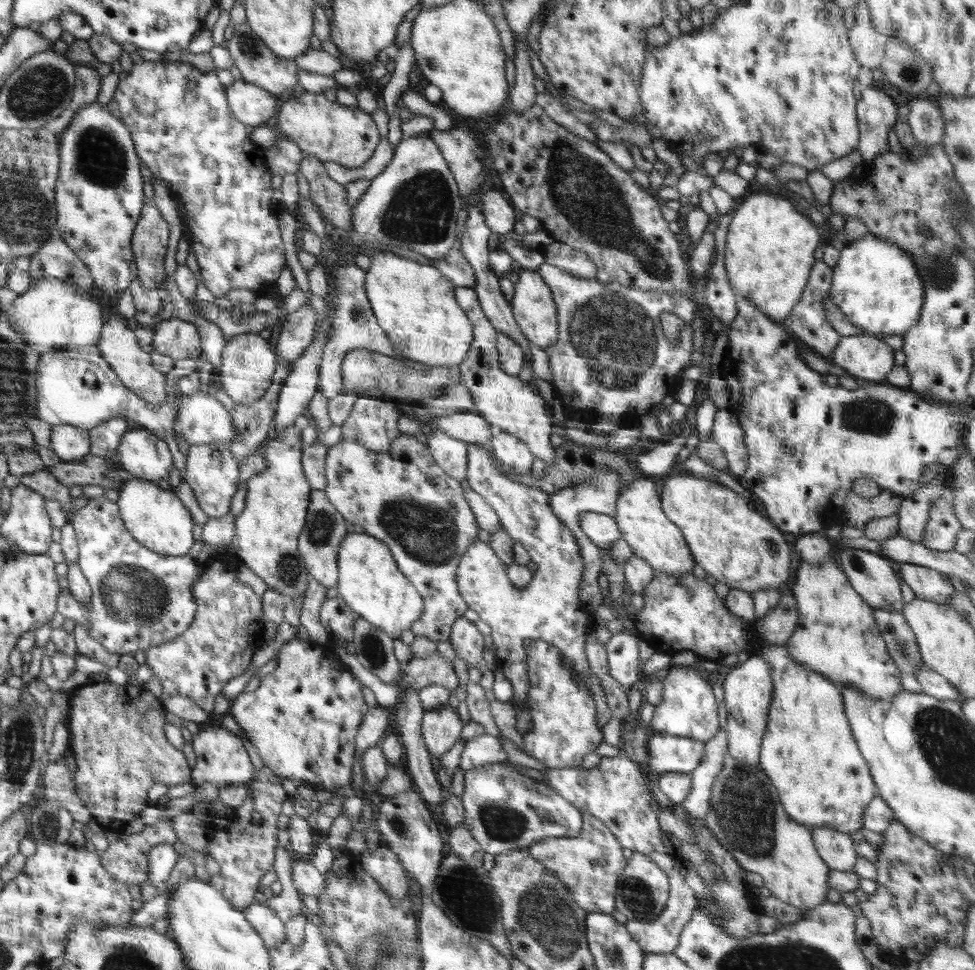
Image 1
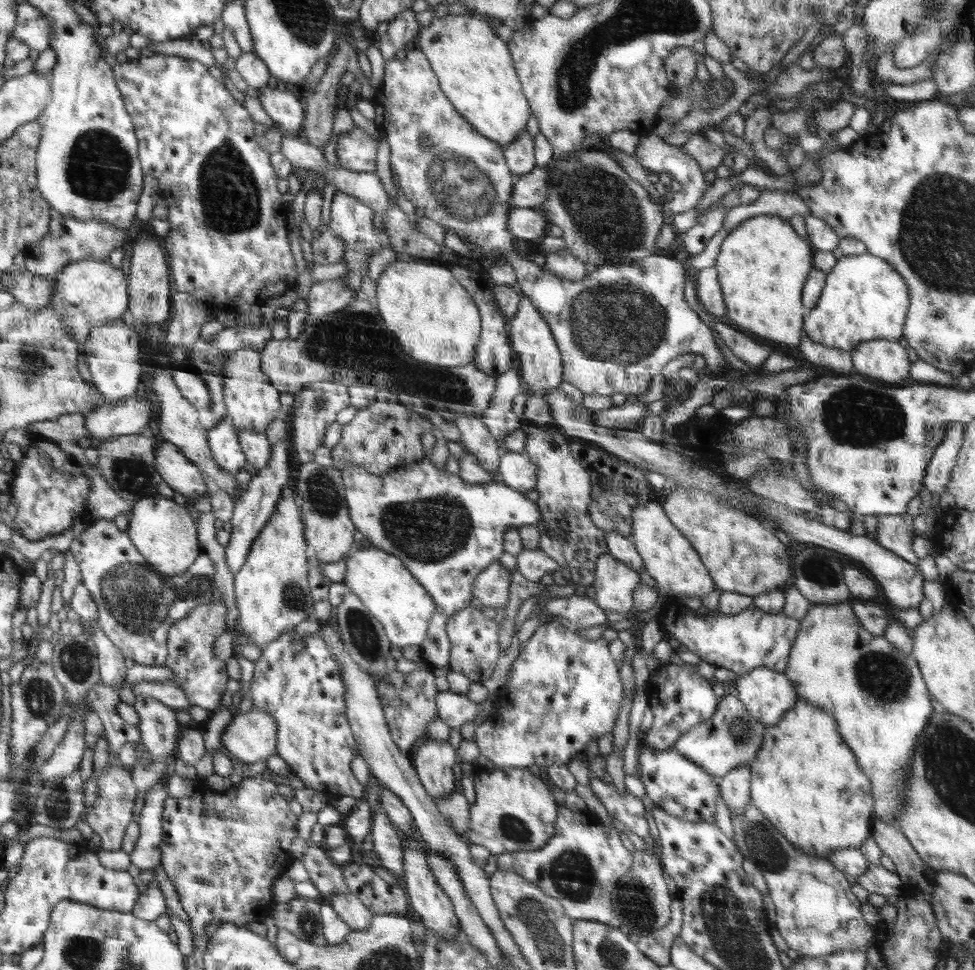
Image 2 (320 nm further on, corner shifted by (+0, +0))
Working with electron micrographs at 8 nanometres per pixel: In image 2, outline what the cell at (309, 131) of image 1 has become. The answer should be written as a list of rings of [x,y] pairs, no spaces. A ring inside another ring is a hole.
[[[355,126],[339,136],[336,156],[340,166],[356,172],[375,172],[378,140]]]

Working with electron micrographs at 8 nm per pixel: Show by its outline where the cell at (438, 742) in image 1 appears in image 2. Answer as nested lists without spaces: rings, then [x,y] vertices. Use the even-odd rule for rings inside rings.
[[[428,739],[416,750],[412,759],[416,774],[429,797],[442,798],[456,791],[452,767],[459,761],[448,740]]]

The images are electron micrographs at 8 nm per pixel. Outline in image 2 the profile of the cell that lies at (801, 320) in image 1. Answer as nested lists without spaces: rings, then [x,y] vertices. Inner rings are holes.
[[[807,334],[801,335],[799,344],[800,352],[805,360],[818,368],[830,368],[832,372],[840,372],[845,375],[852,372],[853,360],[851,351],[840,350],[839,348],[828,348],[819,342],[812,342]]]

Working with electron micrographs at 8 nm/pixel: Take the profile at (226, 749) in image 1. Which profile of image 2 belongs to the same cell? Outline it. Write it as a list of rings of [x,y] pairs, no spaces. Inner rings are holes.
[[[250,708],[245,714],[235,714],[231,722],[225,727],[221,733],[222,750],[230,752],[242,760],[242,762],[249,764],[260,761],[260,758],[270,758],[272,754],[276,754],[278,743],[279,726],[264,710],[258,708]]]

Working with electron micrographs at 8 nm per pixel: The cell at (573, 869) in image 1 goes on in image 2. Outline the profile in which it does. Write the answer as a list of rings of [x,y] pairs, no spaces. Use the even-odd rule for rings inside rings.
[[[560,806],[555,827],[554,834],[542,848],[497,855],[497,868],[514,871],[538,886],[555,898],[572,920],[598,921],[619,928],[621,924],[614,913],[611,892],[617,880],[630,870],[633,853],[624,847],[616,829],[605,826],[589,813],[576,813]]]

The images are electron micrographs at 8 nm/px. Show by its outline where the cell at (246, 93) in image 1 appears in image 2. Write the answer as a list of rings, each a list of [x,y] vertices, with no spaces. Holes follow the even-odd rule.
[[[262,88],[258,102],[271,116],[275,126],[283,133],[300,134],[305,116],[304,98],[292,92],[272,88]]]

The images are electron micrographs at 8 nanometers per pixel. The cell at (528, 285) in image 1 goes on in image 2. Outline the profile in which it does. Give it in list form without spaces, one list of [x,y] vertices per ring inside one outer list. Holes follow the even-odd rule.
[[[524,294],[519,300],[516,314],[511,318],[509,332],[512,350],[515,357],[519,359],[521,380],[527,384],[530,393],[544,398],[549,390],[560,388],[560,383],[563,381],[564,363],[560,349],[554,340],[548,323]]]

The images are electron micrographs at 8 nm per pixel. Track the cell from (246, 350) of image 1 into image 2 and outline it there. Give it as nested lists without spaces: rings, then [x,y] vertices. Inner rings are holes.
[[[252,348],[227,353],[229,358],[223,370],[223,393],[227,414],[231,416],[237,429],[254,429],[264,433],[266,426],[278,418],[282,408],[280,391],[273,387],[269,376],[261,371],[261,353]]]

